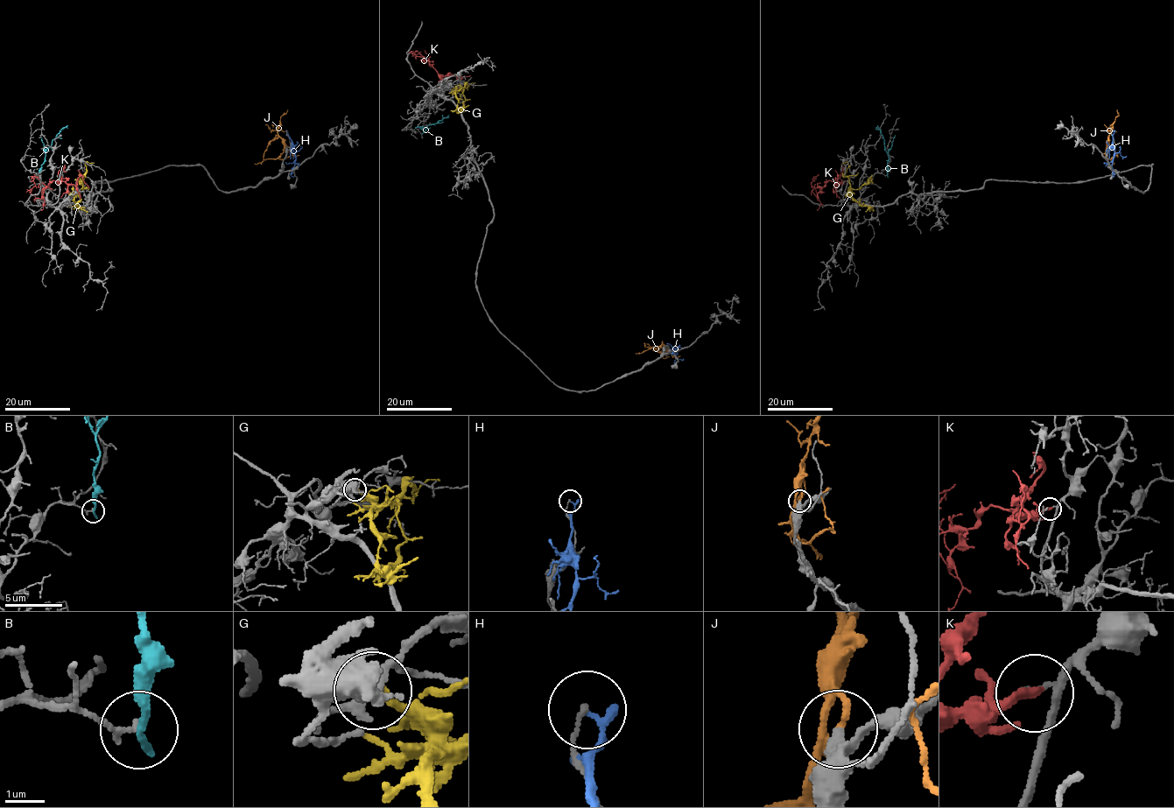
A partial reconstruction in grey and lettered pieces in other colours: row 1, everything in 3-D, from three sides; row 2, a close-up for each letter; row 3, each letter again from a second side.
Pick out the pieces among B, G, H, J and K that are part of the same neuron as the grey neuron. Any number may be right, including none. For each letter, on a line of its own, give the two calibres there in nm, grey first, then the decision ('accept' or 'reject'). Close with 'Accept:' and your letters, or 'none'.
B: 150/240 nm | reject
G: 200/240 nm | reject
H: 110/200 nm | reject
J: 240/150 nm | reject
K: 160/240 nm | reject
Accept: none

